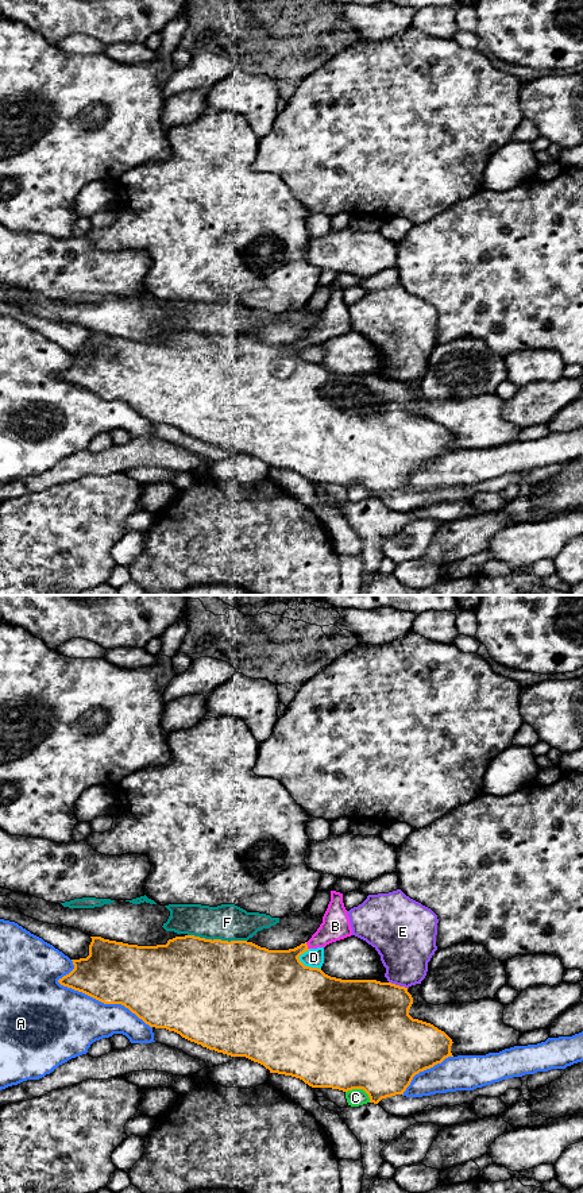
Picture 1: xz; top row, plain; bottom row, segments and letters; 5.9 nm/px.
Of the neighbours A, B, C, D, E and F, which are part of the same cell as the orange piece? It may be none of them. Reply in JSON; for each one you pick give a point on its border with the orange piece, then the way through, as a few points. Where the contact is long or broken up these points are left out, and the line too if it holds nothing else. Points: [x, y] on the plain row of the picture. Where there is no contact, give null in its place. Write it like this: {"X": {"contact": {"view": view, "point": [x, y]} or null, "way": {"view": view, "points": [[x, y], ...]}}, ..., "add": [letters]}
{"B": {"contact": {"view": "xz", "point": [307, 342]}, "way": {"view": "xz", "points": [[278, 373], [284, 361], [307, 342], [321, 334], [335, 321]]}}, "add": ["B"]}

